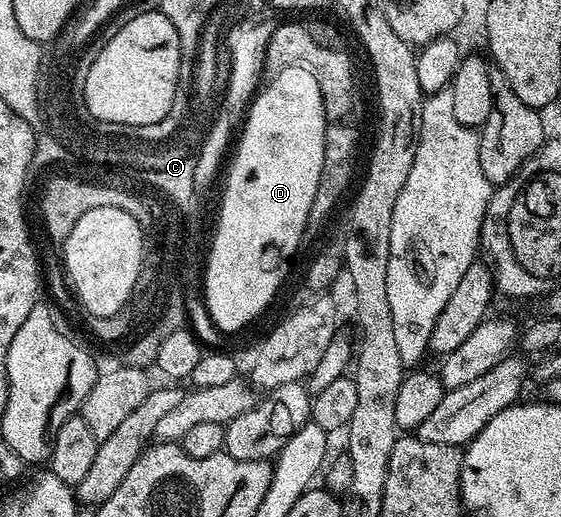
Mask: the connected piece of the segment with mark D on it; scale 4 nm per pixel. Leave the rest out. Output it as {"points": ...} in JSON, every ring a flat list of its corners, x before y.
{"points":[[291,67,285,69,275,77,277,82,275,87,268,84,271,91,259,99,259,107,253,108,250,125,245,125,245,138,243,138,243,151,239,151,237,162,225,171,225,182,222,184,221,202,219,210,221,211,221,226,219,227,219,238,212,240,211,251,208,253,211,259,211,276,203,279,202,293,206,298,209,313,212,315,212,321,216,323,223,333,237,332,237,324,243,323,246,315,253,315,259,319,259,307,267,300,270,290,275,291,275,284,284,286,285,277,283,274,287,271,287,266,291,263,291,258,295,255,295,250,300,250,303,241,303,230,309,217,309,209,313,205,313,193,317,193,317,181,321,181,321,165,325,161,325,133,329,126,329,121,323,112,323,102,321,101,321,89,317,89,317,77,309,73,309,69,300,67]]}

